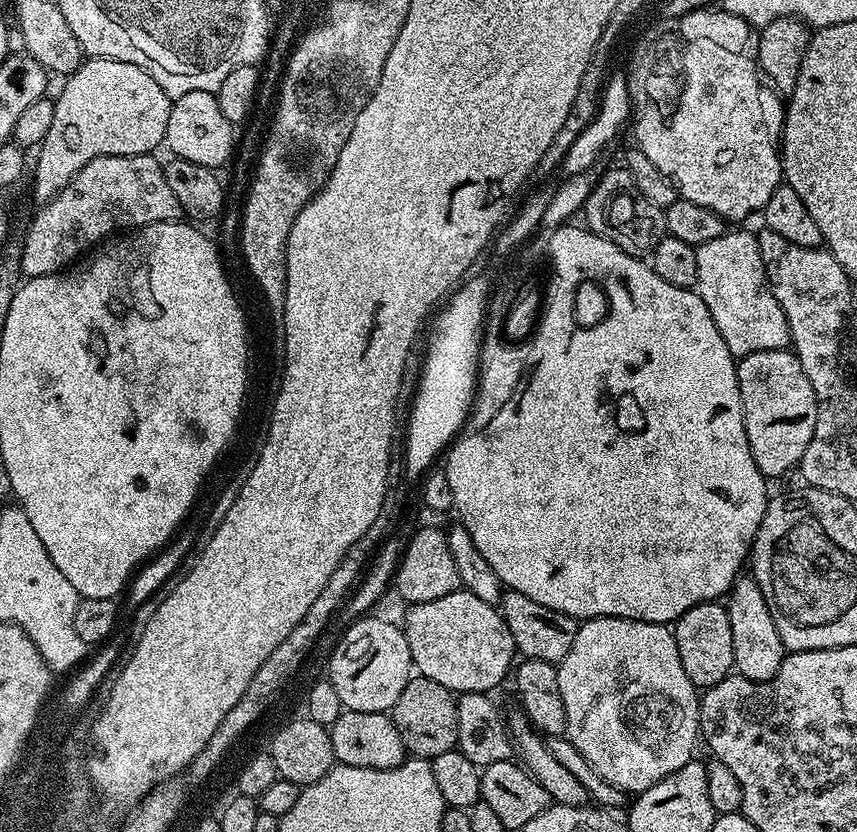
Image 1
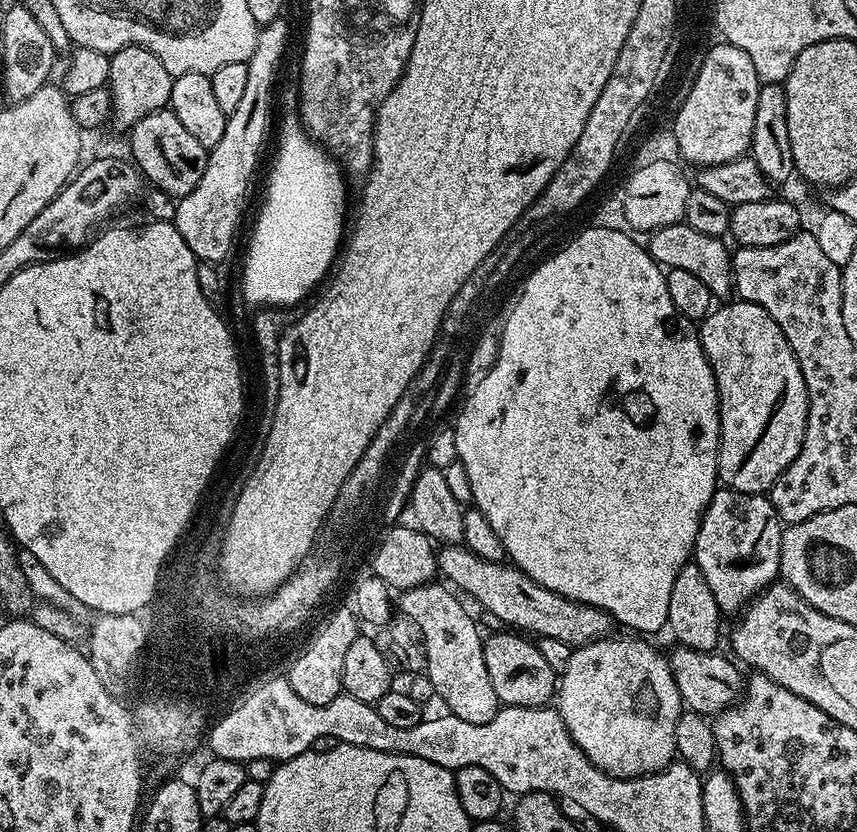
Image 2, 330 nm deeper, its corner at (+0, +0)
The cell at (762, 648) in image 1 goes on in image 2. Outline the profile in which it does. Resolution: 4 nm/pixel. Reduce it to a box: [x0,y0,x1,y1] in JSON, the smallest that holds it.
[694,487,782,613]

